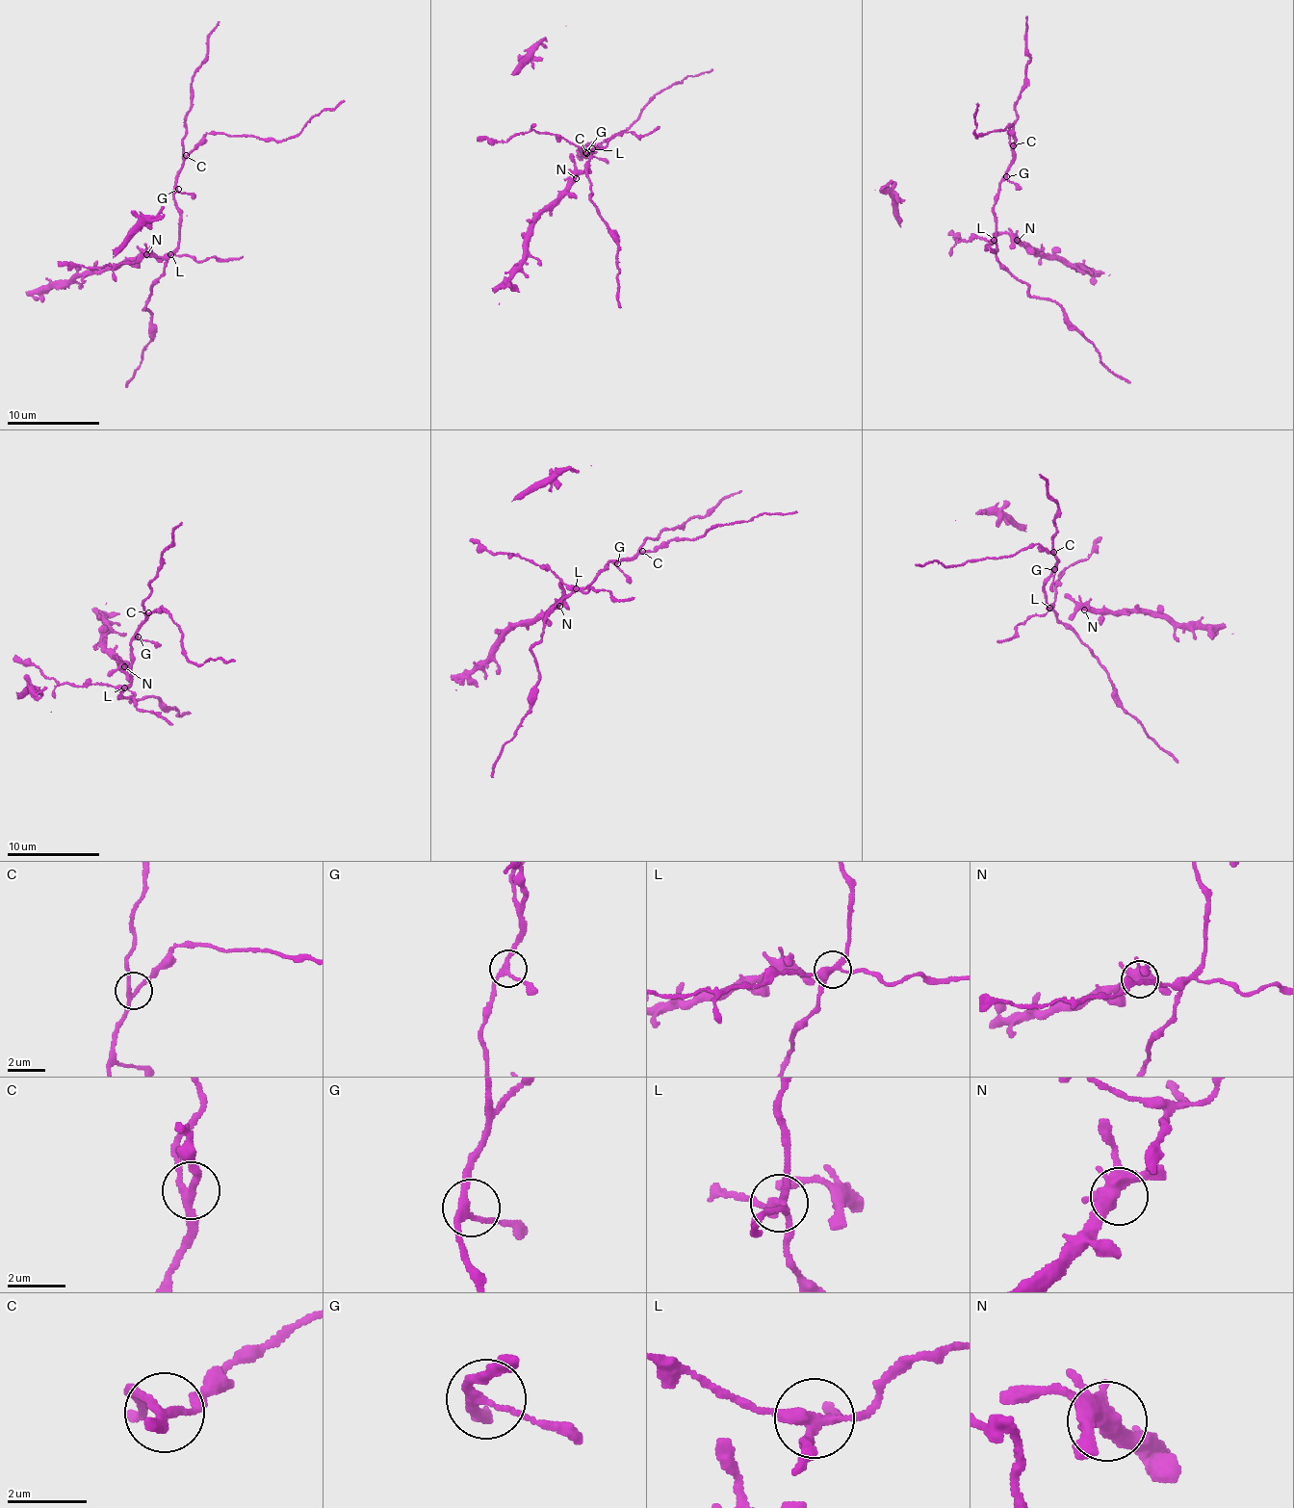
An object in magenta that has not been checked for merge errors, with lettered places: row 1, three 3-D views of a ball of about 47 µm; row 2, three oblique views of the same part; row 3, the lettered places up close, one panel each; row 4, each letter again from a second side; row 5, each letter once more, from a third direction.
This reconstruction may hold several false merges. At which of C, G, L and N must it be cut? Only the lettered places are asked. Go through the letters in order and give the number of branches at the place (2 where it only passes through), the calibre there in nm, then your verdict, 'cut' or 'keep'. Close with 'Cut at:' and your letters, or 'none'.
C: 3 | 190 nm | keep
G: 3 | 240 nm | keep
L: 4 | 280 nm | cut
N: 5 | 440 nm | keep
Cut at: L

